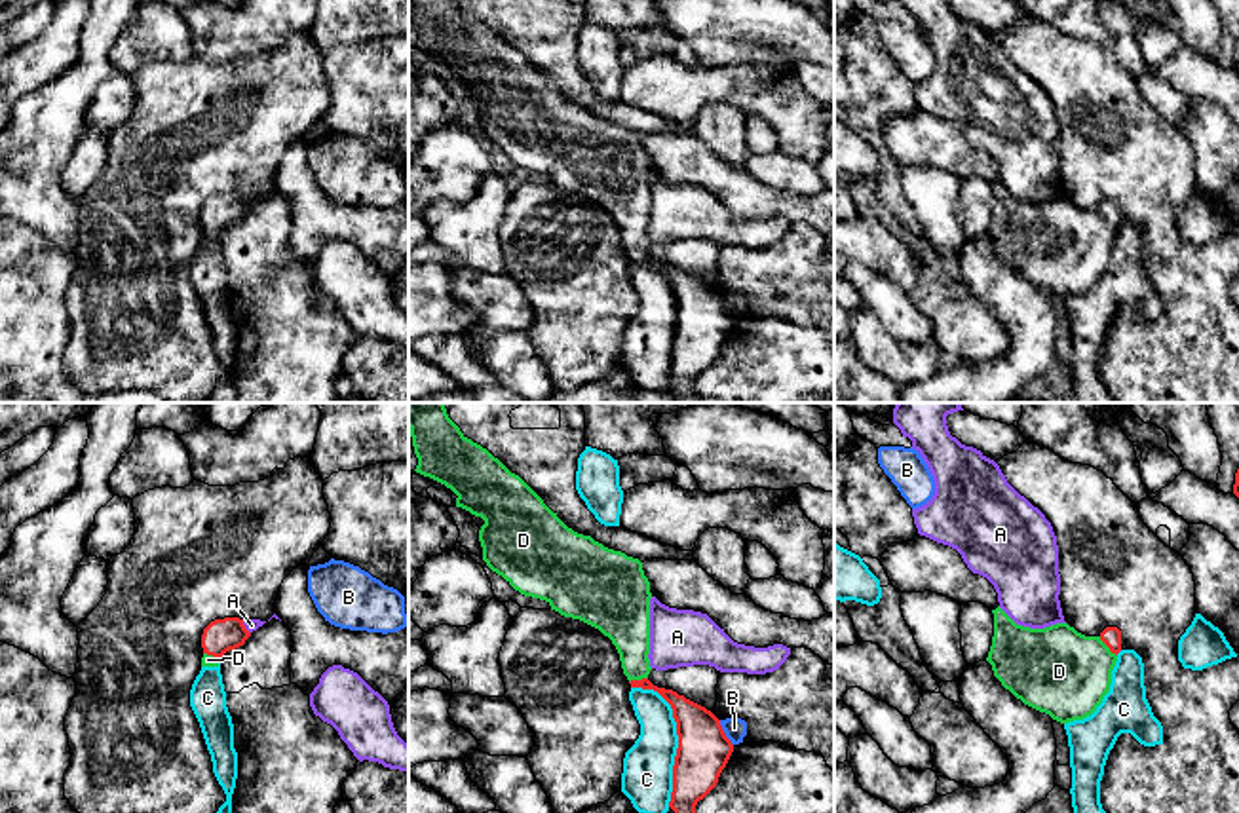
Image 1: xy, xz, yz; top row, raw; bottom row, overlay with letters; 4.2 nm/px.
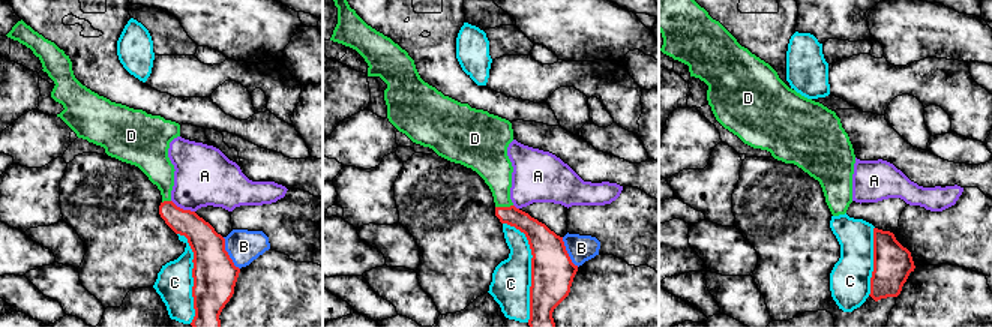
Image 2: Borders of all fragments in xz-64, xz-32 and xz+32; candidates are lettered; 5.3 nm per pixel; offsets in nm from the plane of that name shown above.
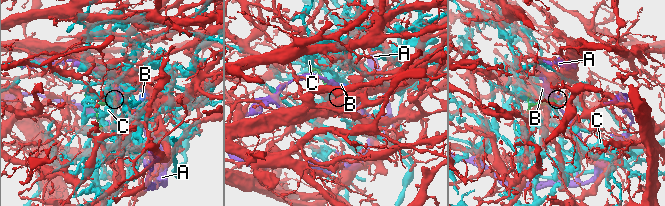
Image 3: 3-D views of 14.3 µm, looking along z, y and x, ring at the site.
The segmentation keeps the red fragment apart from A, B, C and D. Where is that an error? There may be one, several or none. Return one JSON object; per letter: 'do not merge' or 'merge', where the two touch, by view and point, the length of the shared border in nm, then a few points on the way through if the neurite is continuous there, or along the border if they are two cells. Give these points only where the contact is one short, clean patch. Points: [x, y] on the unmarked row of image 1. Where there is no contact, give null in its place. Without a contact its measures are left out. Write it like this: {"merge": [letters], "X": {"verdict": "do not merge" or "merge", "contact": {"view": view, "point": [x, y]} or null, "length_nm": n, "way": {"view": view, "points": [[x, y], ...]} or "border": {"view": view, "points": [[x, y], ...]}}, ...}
{"merge": ["D"], "A": {"verdict": "do not merge", "contact": {"view": "xy", "point": [244, 202]}, "length_nm": 70}, "B": {"verdict": "do not merge", "contact": {"view": "xz", "point": [724, 308]}, "length_nm": 130}, "C": {"verdict": "do not merge", "contact": {"view": "xz", "point": [679, 312]}, "length_nm": 550}, "D": {"verdict": "merge", "contact": {"view": "yz", "point": [1106, 219]}, "length_nm": 120, "way": {"view": "yz", "points": [[1110, 209], [1106, 219], [1078, 244], [1059, 245]]}}}

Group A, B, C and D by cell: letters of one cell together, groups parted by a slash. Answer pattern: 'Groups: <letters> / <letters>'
Groups: A / B / C / D

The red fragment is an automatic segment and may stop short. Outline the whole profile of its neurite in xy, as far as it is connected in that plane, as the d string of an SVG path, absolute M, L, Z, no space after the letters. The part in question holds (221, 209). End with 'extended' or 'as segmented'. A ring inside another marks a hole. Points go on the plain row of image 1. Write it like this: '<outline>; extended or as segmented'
M224 192L211 196L201 209L201 241L219 241L219 234L239 220L251 207L245 203L243 194L239 192Z; extended

